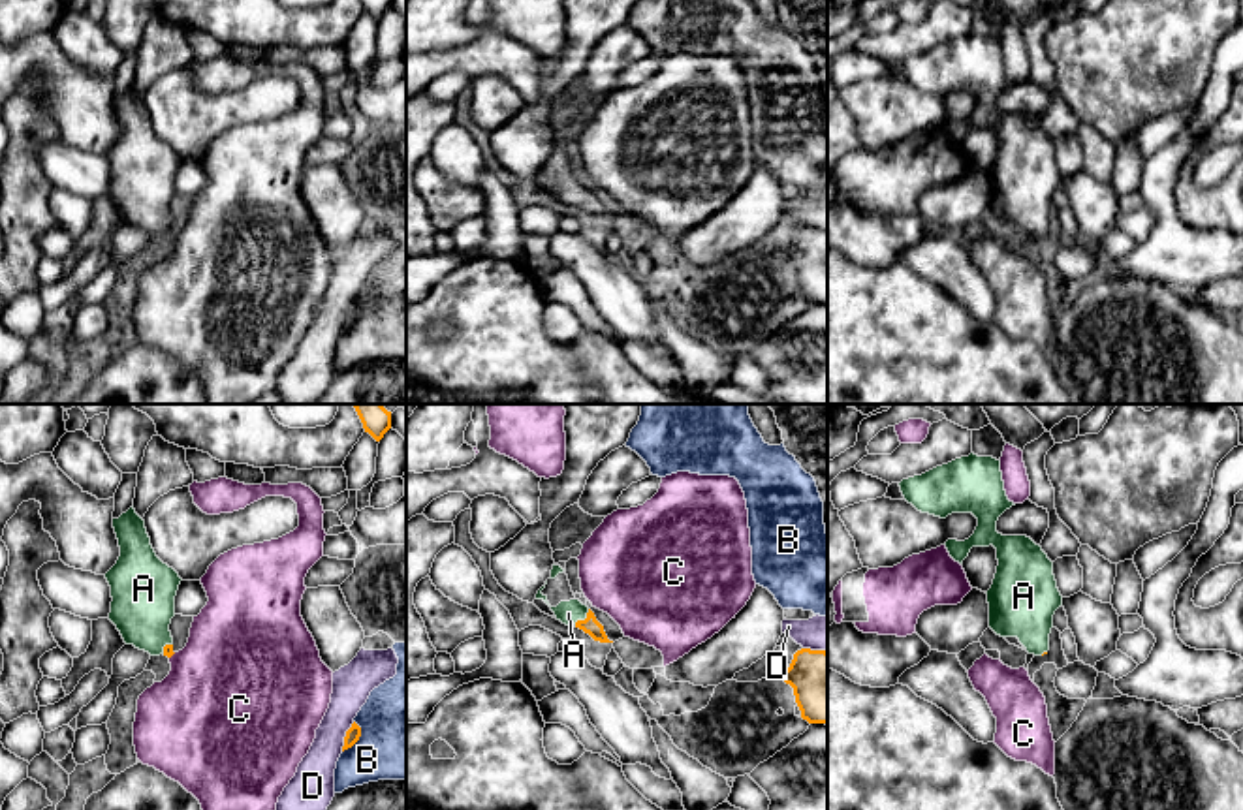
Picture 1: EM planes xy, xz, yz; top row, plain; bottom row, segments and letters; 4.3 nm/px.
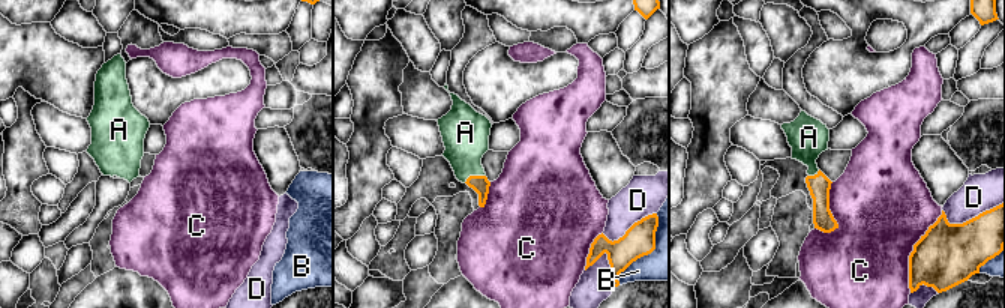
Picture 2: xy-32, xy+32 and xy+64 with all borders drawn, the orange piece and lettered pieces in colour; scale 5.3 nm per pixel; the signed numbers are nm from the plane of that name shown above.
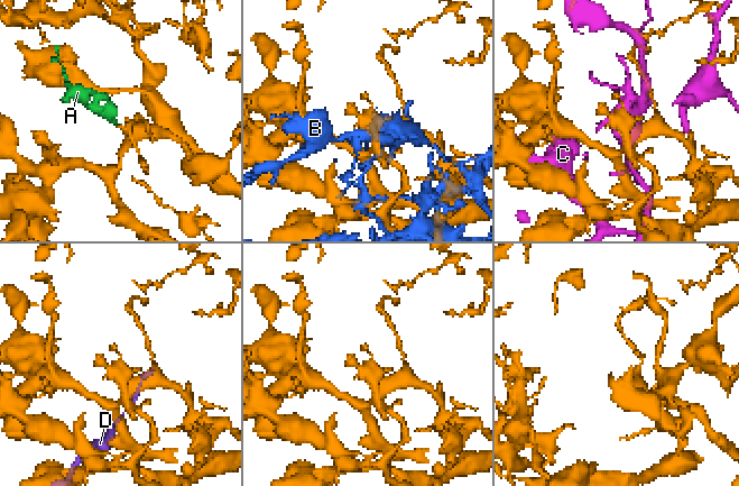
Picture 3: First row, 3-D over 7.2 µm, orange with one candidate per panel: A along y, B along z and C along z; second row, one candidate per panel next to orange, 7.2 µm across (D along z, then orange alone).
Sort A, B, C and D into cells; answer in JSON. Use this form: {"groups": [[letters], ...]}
{"groups": [["A"], ["B"], ["C"], ["D"]]}

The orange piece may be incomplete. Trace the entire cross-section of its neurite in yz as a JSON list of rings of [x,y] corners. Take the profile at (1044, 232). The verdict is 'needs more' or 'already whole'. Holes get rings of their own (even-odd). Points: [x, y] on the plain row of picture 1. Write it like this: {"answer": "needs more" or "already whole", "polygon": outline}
{"answer": "needs more", "polygon": [[[970,32],[968,36],[955,38],[921,55],[903,58],[899,66],[905,79],[921,92],[940,98],[952,92],[972,92],[978,98],[978,105],[968,118],[948,118],[944,122],[950,135],[963,143],[972,126],[993,124],[997,128],[999,145],[993,164],[985,171],[989,182],[989,207],[1000,216],[1017,216],[1029,233],[1047,233],[1053,194],[1062,184],[1062,175],[1053,154],[1053,141],[1040,124],[1027,115],[1002,115],[997,111],[999,96],[1015,85],[1006,75],[1000,39]]]}

